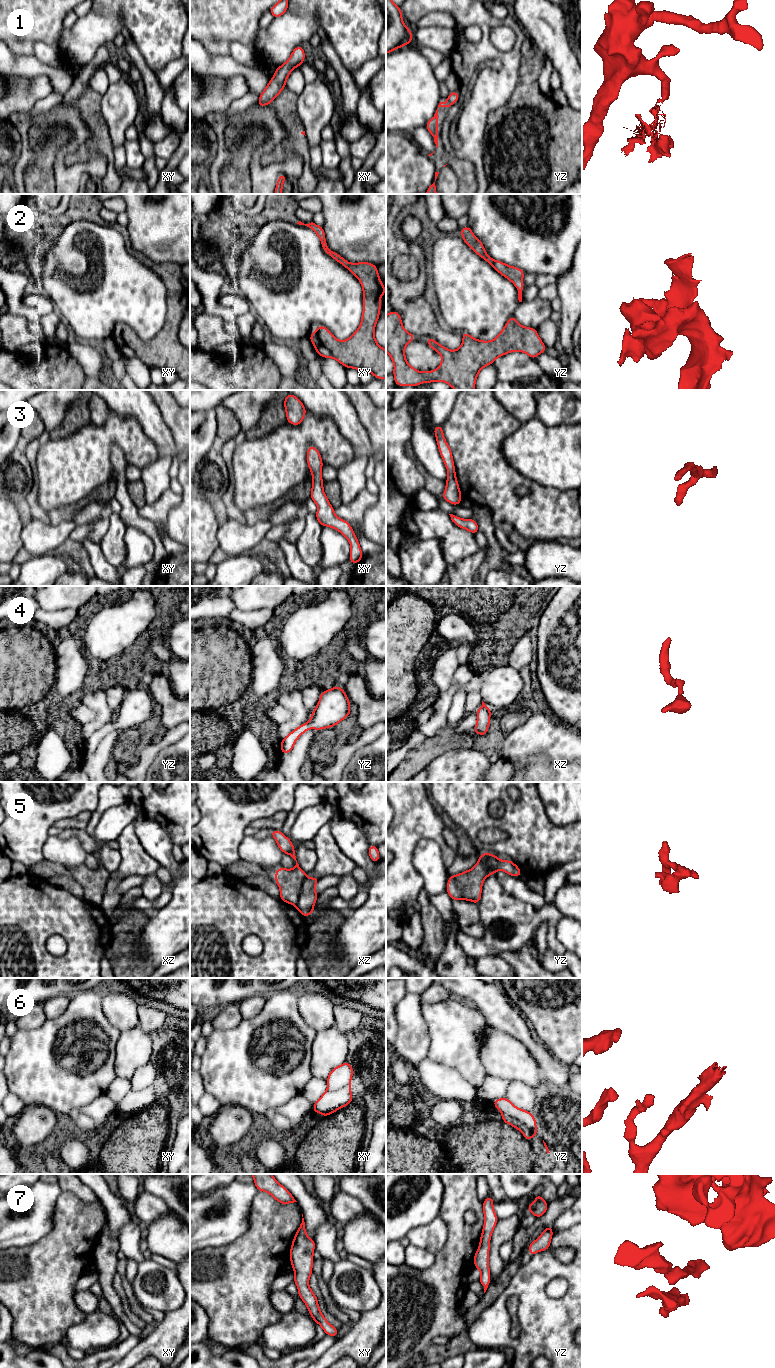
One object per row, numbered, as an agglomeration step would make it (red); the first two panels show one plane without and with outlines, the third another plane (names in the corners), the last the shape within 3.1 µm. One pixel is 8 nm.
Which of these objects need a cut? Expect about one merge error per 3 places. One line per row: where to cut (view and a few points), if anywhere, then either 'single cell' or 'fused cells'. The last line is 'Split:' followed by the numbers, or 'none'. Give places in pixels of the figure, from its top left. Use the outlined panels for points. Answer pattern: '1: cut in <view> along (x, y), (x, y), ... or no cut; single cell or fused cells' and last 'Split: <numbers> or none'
1: cut in yz along (448, 100), (451, 104); fused cells
2: no cut; single cell
3: no cut; single cell
4: no cut; single cell
5: cut in xz along (306, 877), (302, 883), (298, 902), (295, 905); fused cells
6: cut in yz along (502, 1112), (519, 1120), (532, 1135); fused cells
7: no cut; single cell
Split: 1, 5, 6

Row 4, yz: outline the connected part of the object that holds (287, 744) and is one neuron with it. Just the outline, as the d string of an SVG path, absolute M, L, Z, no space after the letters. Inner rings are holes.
M336 685L332 689L322 691L318 704L311 713L311 720L301 724L280 741L281 754L290 753L297 739L310 728L315 730L331 728L349 715L351 715L350 701L341 687Z

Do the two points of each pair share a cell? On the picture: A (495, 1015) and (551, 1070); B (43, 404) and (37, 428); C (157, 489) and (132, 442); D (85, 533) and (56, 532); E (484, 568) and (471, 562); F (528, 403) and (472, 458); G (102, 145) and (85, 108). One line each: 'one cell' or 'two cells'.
A: one cell
B: two cells
C: two cells
D: two cells
E: two cells
F: two cells
G: one cell

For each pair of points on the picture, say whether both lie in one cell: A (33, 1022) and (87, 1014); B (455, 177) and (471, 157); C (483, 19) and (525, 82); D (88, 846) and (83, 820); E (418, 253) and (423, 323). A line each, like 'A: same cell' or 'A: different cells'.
A: different cells
B: same cell
C: different cells
D: same cell
E: same cell

